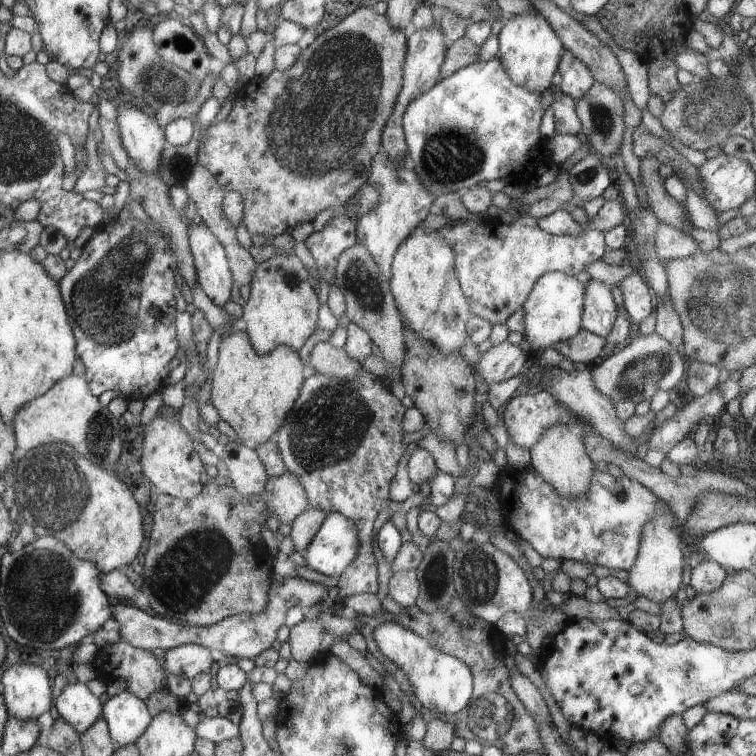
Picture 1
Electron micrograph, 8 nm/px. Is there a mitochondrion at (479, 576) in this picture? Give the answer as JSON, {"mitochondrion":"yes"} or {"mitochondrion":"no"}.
{"mitochondrion":"yes"}

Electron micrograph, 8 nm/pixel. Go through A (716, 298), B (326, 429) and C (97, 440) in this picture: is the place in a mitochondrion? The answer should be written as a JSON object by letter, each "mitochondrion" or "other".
{"A":"mitochondrion","B":"mitochondrion","C":"mitochondrion"}

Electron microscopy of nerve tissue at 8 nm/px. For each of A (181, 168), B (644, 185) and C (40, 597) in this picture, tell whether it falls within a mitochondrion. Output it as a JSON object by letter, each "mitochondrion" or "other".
{"A":"mitochondrion","B":"other","C":"mitochondrion"}

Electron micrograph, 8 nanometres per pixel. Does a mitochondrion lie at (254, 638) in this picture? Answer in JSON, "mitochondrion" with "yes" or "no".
{"mitochondrion":"no"}

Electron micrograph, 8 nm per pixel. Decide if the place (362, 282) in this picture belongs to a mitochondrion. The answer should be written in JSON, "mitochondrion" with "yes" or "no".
{"mitochondrion":"yes"}

